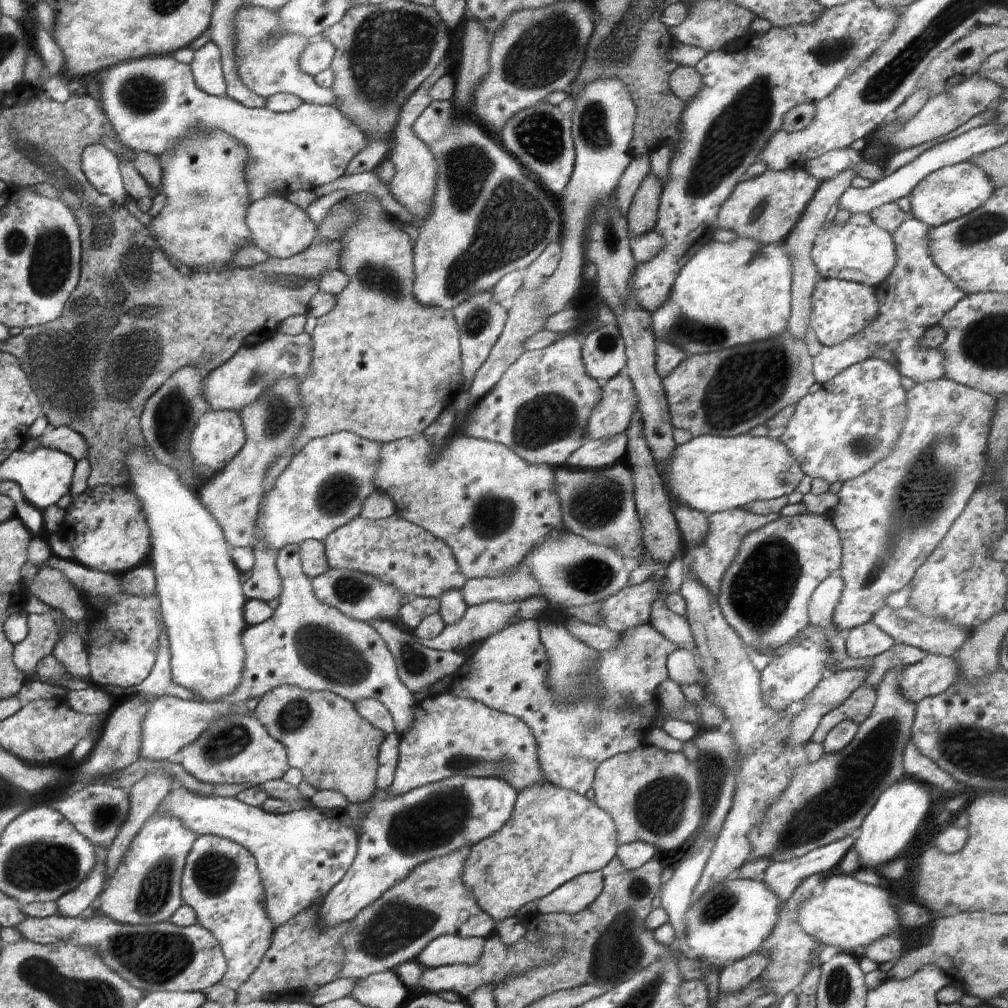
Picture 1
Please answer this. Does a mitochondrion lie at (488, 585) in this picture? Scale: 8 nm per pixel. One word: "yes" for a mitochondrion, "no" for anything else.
no

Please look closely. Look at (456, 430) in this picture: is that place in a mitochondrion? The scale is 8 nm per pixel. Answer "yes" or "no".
no

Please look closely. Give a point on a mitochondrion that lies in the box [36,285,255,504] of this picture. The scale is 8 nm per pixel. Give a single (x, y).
(171, 416)

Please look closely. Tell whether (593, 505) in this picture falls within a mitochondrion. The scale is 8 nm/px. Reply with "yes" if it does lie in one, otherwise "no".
yes

